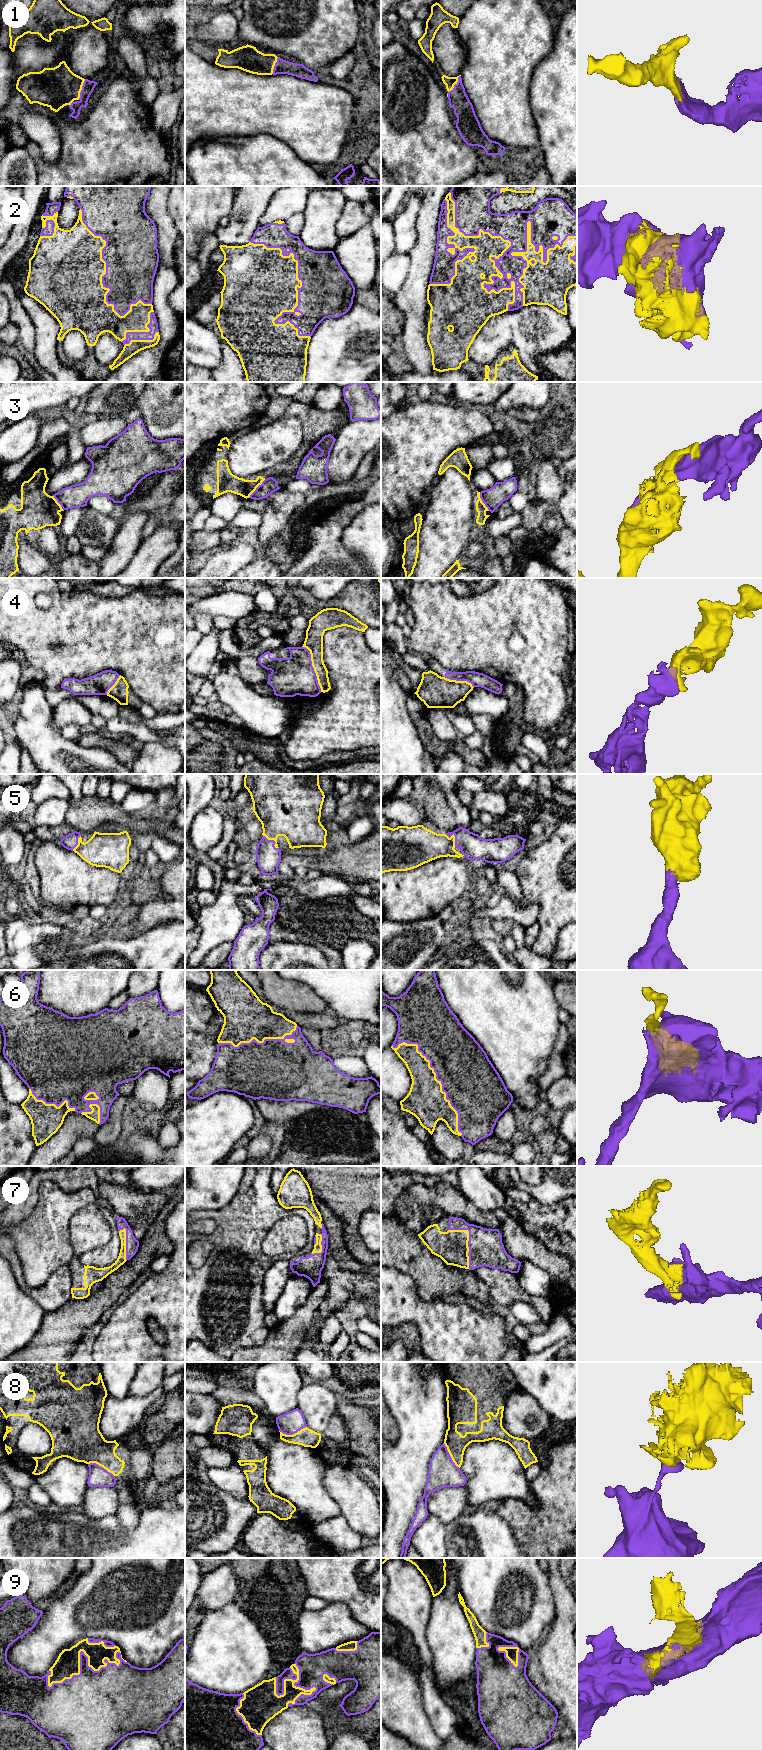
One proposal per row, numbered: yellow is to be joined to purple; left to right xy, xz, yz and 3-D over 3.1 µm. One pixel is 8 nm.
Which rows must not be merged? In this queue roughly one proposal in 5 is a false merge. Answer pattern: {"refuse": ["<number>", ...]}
{"refuse": ["3", "4", "8"]}

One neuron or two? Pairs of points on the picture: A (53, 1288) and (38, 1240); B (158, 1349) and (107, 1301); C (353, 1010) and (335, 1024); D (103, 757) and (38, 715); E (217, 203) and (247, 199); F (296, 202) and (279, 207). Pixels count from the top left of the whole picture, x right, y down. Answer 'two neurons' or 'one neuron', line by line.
A: two neurons
B: two neurons
C: two neurons
D: one neuron
E: two neurons
F: one neuron

